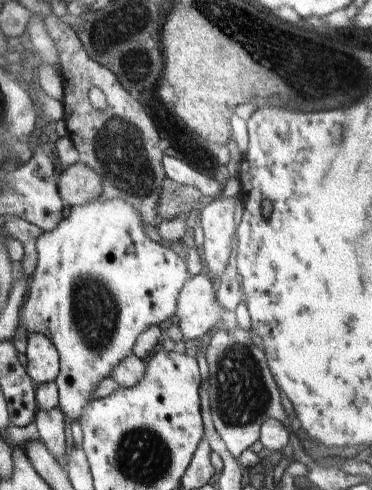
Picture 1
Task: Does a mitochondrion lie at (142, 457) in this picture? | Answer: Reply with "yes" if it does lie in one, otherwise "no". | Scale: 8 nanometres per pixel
yes

